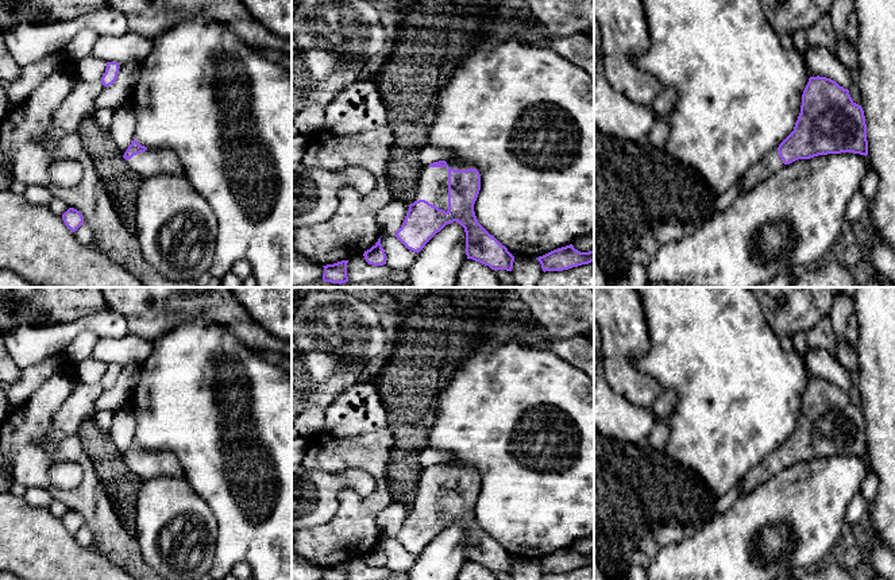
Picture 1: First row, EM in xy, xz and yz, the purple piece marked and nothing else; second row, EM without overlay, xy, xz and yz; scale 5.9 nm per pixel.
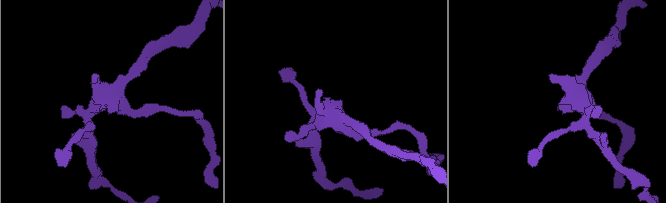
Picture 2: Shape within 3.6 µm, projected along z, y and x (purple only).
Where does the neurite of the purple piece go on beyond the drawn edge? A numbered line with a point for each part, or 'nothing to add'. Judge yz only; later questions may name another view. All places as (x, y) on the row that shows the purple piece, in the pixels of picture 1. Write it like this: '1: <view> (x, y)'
1: yz (766, 167)

